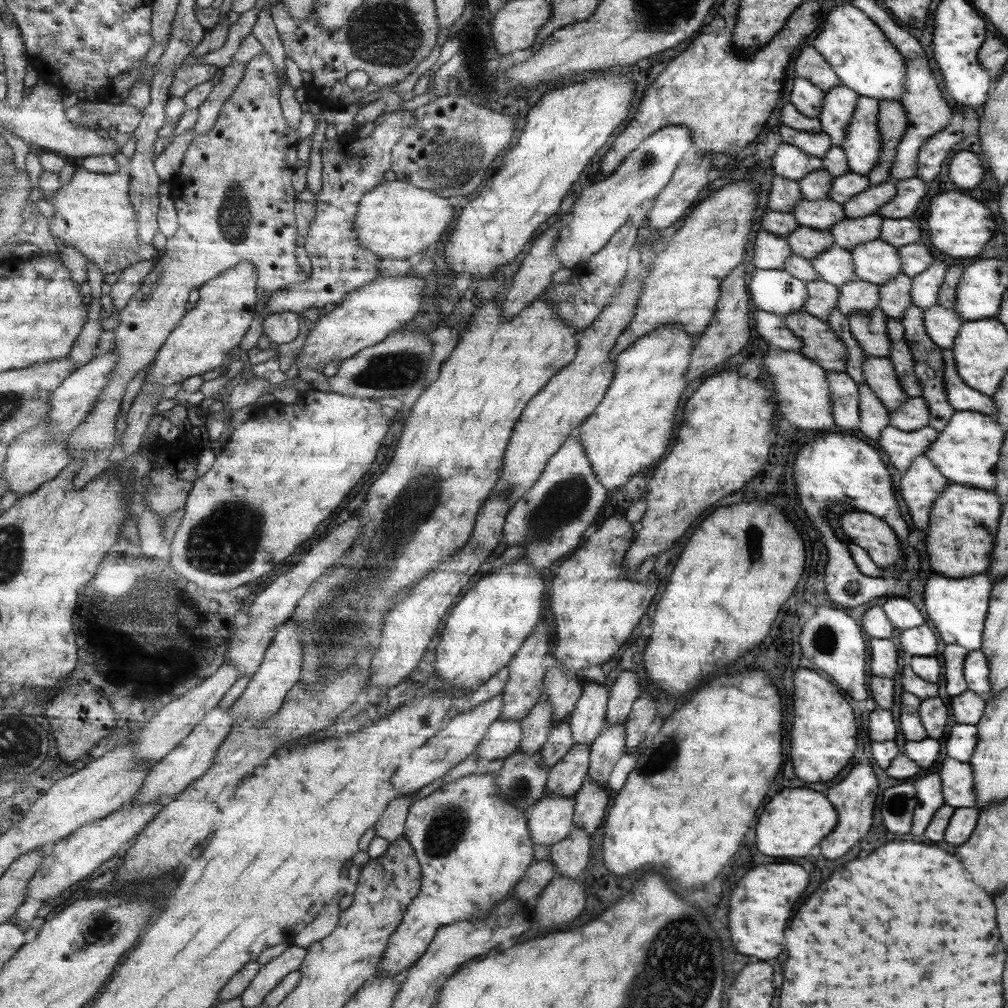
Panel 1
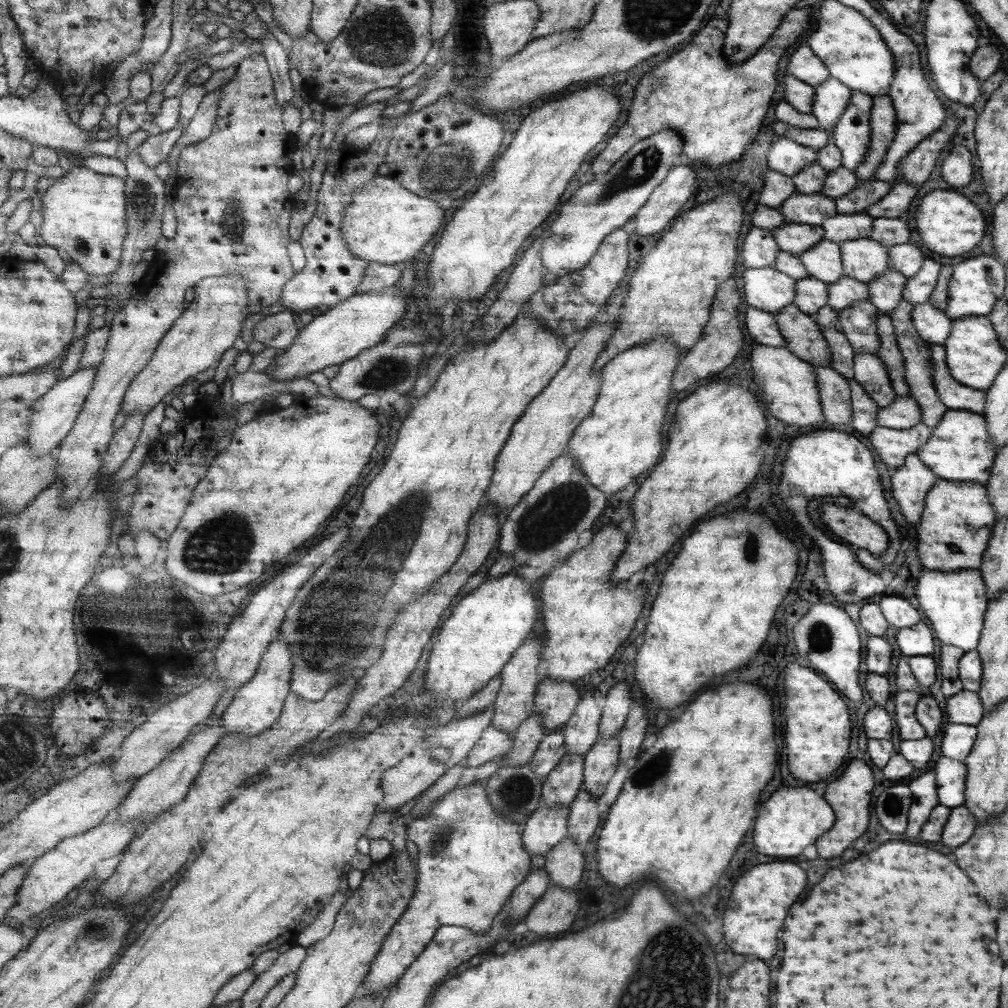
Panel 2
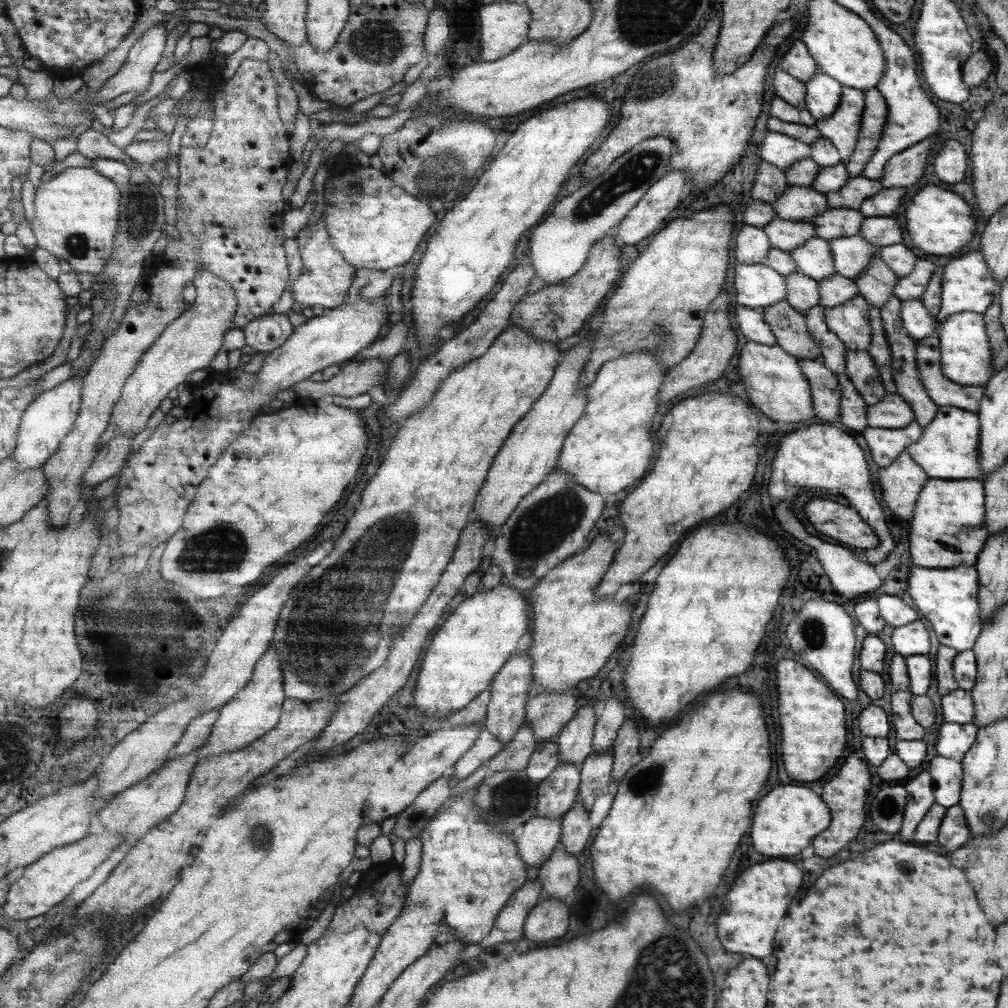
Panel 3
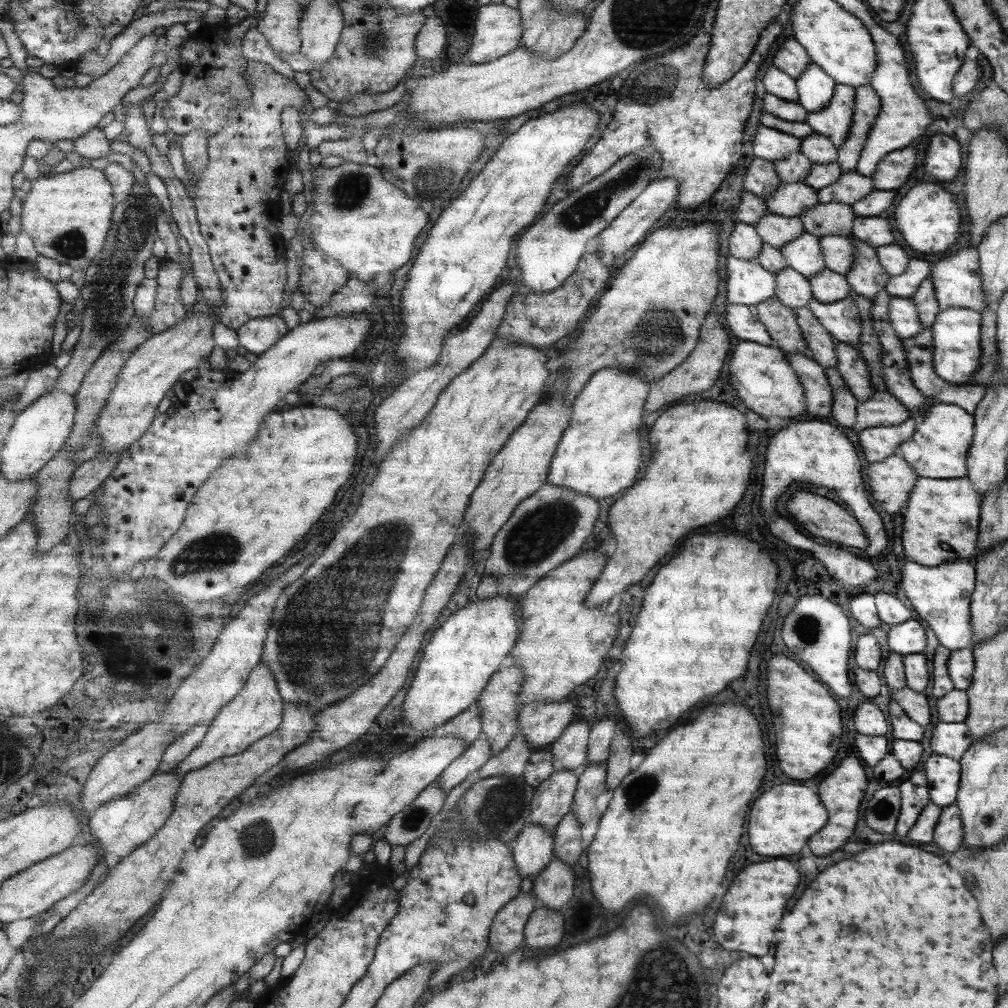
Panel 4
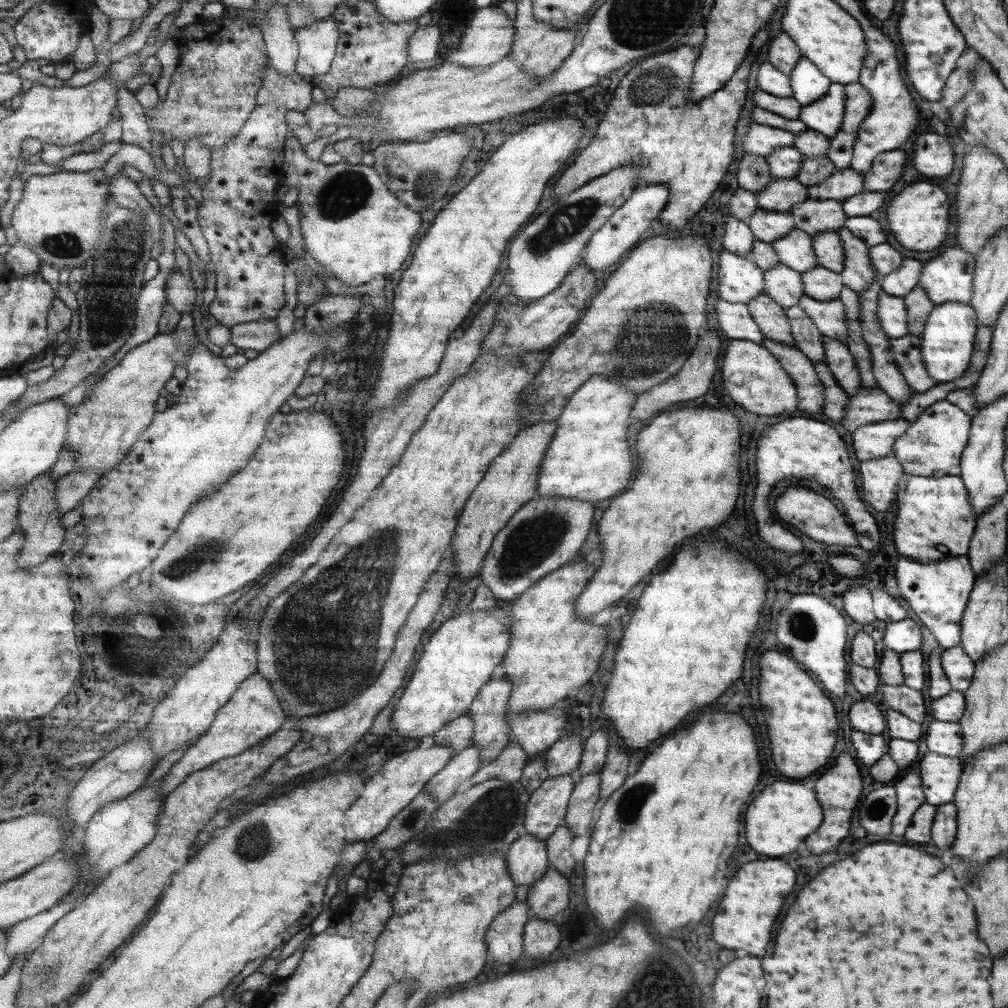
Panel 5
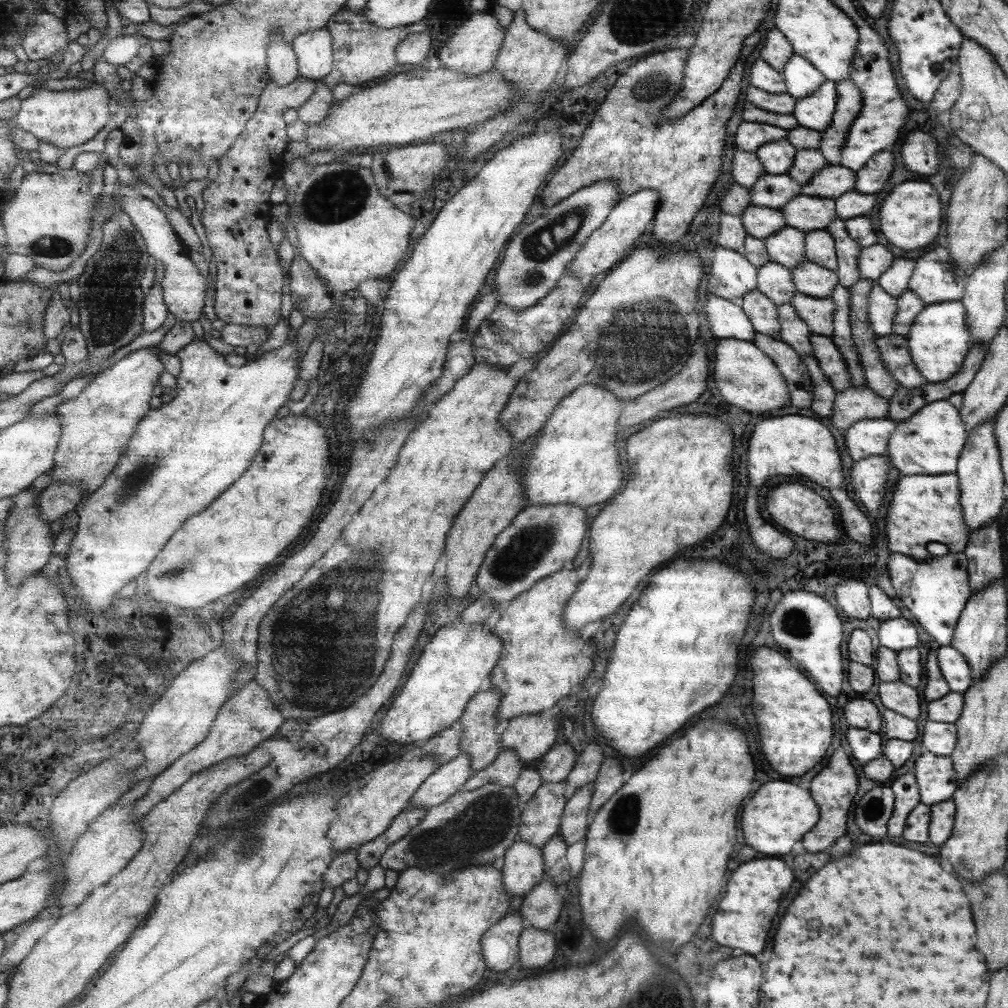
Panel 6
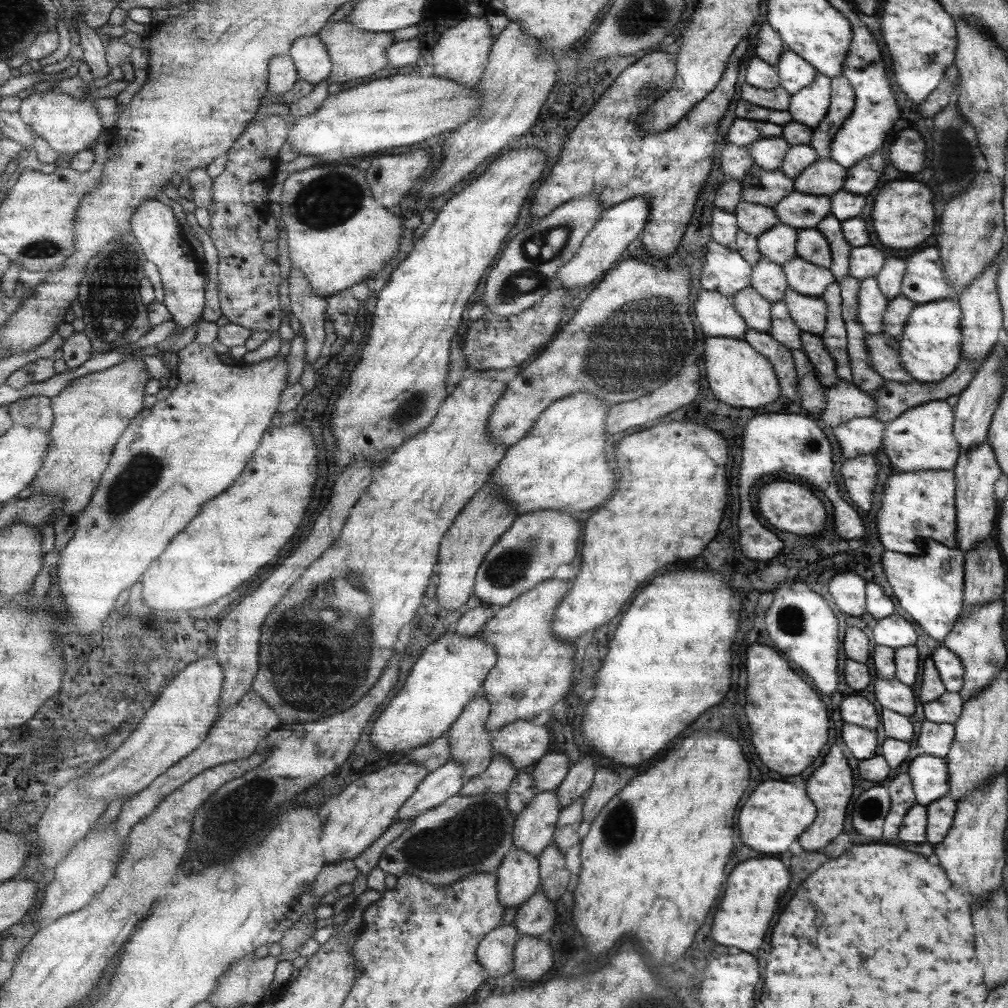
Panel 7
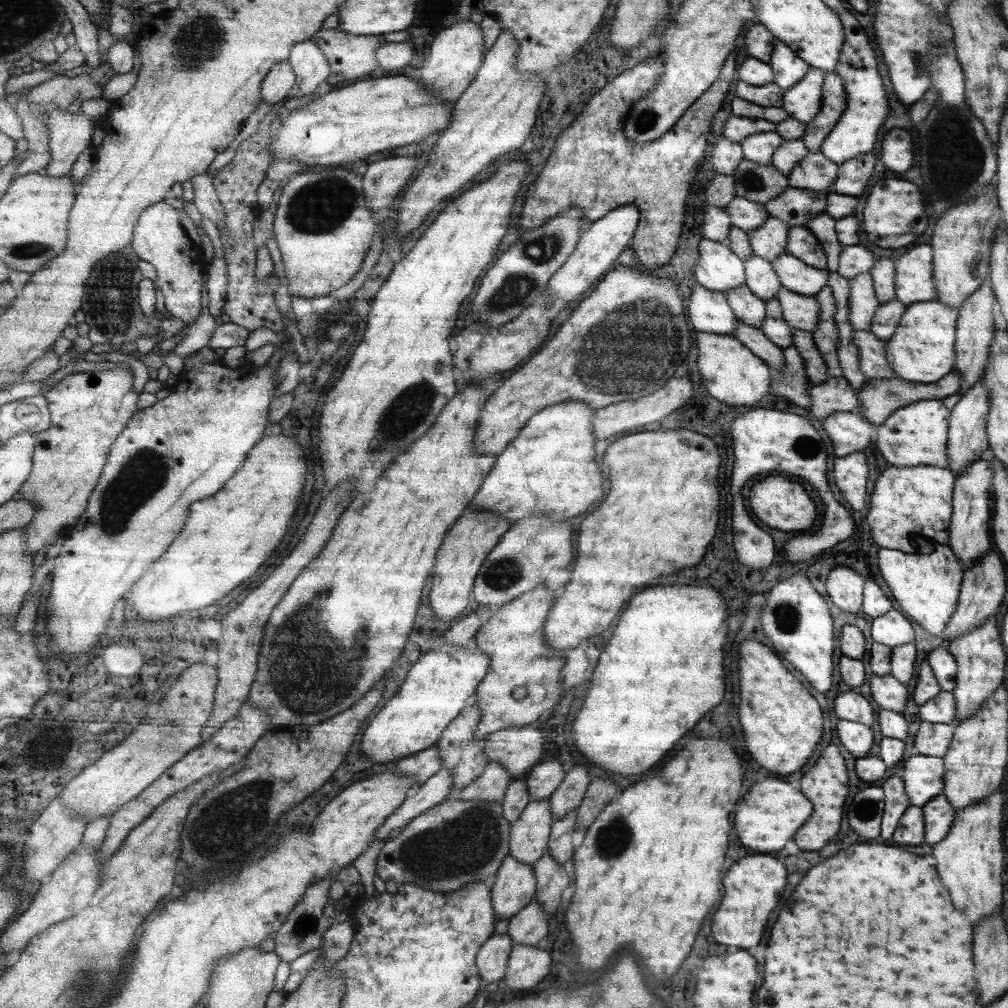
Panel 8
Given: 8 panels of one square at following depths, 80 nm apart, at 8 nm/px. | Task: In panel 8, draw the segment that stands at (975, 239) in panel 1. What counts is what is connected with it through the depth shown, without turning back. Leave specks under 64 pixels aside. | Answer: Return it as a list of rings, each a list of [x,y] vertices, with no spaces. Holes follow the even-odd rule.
[[[891,176],[889,180],[882,178],[875,185],[870,186],[869,195],[862,211],[863,228],[869,242],[879,248],[901,248],[917,240],[927,228],[927,216],[923,204],[924,193],[905,180],[895,180]]]

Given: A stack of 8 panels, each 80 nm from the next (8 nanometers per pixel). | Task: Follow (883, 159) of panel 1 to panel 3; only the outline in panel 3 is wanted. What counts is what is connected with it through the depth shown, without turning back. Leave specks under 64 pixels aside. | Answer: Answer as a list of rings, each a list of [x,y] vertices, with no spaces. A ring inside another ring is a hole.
[[[868,88],[862,93],[864,94],[864,109],[861,113],[857,144],[848,160],[843,162],[850,177],[860,176],[866,164],[872,160],[873,153],[878,148],[878,139],[884,132],[885,116],[888,114],[886,100],[880,91],[876,88]]]

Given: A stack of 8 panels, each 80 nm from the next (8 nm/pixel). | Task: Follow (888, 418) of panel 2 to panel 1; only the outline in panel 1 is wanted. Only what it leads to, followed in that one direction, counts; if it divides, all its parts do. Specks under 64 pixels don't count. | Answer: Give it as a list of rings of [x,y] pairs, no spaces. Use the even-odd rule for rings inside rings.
[[[908,397],[908,400],[888,415],[889,425],[903,432],[919,430],[929,424],[928,406],[923,397]]]

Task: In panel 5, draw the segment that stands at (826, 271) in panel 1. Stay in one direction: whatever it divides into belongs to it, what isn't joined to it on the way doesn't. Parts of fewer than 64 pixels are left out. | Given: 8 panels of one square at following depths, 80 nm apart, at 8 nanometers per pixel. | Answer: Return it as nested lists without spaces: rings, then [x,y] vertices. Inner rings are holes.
[[[794,228],[792,232],[788,232],[780,240],[774,240],[770,245],[778,256],[779,264],[793,271],[802,274],[819,266],[812,246],[812,235],[805,234],[805,231]]]

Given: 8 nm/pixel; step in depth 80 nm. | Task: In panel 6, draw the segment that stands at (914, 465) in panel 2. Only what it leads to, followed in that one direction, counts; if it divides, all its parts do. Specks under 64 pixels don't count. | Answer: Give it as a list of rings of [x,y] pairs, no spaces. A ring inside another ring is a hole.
[[[871,456],[853,462],[849,468],[849,484],[853,487],[854,496],[867,511],[881,508],[887,482],[886,456]]]

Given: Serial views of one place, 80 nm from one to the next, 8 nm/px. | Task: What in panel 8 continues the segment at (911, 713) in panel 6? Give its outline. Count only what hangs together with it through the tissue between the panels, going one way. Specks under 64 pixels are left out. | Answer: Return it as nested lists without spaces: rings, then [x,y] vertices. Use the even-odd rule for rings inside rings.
[[[890,674],[873,676],[869,680],[870,694],[879,708],[902,714],[909,694],[905,685],[895,680]]]

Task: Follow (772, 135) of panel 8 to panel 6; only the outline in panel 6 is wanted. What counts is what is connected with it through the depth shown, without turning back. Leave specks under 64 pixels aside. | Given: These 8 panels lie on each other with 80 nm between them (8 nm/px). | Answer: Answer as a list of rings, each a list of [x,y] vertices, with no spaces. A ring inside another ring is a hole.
[[[786,140],[762,144],[755,152],[767,174],[788,174],[794,161],[796,149]]]

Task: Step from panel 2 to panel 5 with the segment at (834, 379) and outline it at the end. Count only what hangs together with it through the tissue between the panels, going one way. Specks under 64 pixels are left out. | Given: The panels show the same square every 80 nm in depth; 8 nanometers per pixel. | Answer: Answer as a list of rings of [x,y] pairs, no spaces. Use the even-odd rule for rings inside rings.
[[[764,338],[763,345],[786,370],[797,390],[800,410],[813,414],[822,412],[822,401],[825,401],[824,386],[814,369],[814,364],[795,346],[773,342]]]

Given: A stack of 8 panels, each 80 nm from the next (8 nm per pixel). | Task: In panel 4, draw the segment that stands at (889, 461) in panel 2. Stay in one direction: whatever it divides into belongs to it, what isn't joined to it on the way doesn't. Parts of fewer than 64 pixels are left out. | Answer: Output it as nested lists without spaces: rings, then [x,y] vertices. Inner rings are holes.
[[[909,417],[897,426],[864,428],[857,432],[857,448],[861,450],[868,464],[886,460],[887,457],[897,454],[899,445],[909,440],[918,423],[919,419]]]

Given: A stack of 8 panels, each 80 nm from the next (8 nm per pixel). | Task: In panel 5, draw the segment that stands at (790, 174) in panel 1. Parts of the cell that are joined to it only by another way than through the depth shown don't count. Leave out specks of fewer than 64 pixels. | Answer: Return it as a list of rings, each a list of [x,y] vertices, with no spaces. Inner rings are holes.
[[[753,122],[742,140],[743,153],[763,158],[785,146],[794,146],[794,134]]]

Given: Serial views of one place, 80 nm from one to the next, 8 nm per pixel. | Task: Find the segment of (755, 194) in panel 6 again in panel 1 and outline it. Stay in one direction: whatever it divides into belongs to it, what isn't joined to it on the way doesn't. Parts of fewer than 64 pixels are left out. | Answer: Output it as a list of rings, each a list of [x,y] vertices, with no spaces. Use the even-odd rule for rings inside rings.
[[[802,198],[792,210],[791,214],[798,226],[805,226],[813,230],[831,230],[832,226],[846,218],[844,207],[829,198],[821,200],[805,200]]]

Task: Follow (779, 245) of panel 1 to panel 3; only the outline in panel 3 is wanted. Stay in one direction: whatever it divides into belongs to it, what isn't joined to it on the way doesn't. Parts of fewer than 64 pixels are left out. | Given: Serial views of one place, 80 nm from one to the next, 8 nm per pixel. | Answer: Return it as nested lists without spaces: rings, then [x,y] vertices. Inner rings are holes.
[[[749,225],[741,227],[736,239],[737,242],[734,246],[735,260],[737,260],[737,263],[745,265],[762,263],[772,247],[763,229]]]

